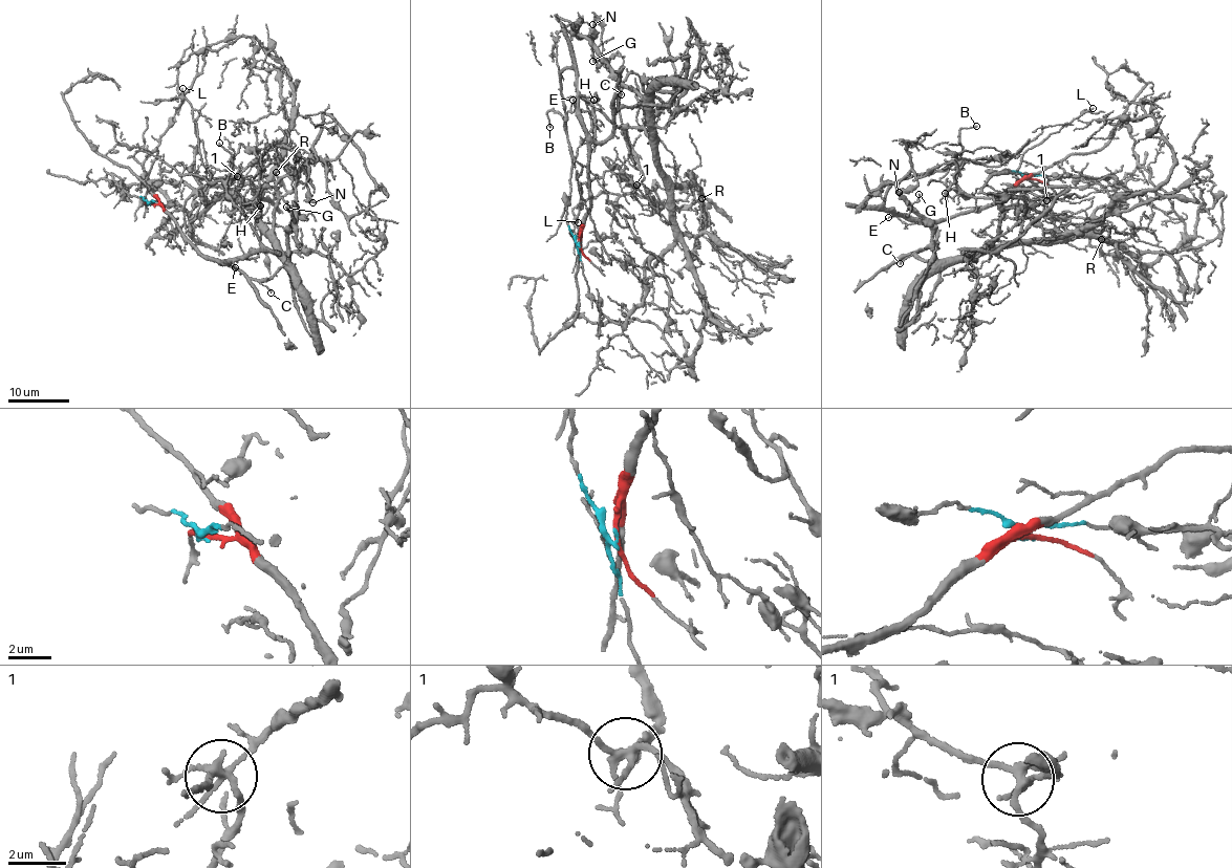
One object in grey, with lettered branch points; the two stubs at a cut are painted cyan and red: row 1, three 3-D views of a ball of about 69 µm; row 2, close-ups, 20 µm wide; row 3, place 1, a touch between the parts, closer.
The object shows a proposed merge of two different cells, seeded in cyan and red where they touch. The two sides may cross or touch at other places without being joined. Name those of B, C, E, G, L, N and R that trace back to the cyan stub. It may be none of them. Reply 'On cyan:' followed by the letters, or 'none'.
On cyan: G, L, N, R

